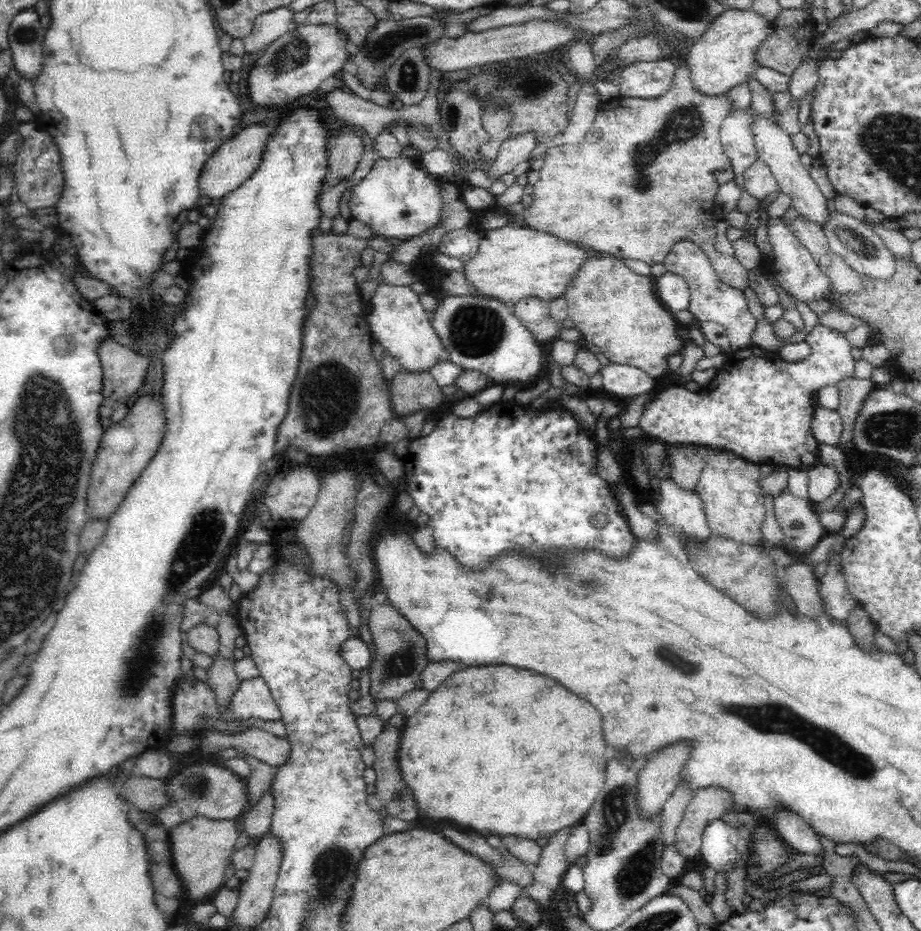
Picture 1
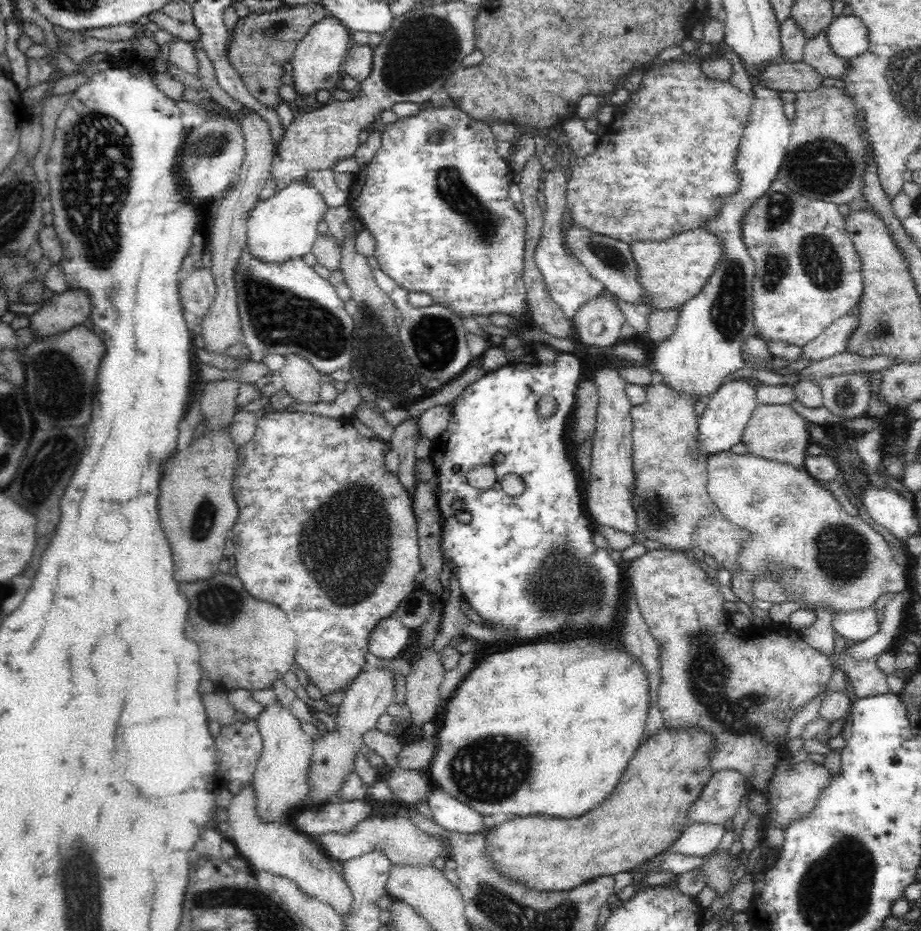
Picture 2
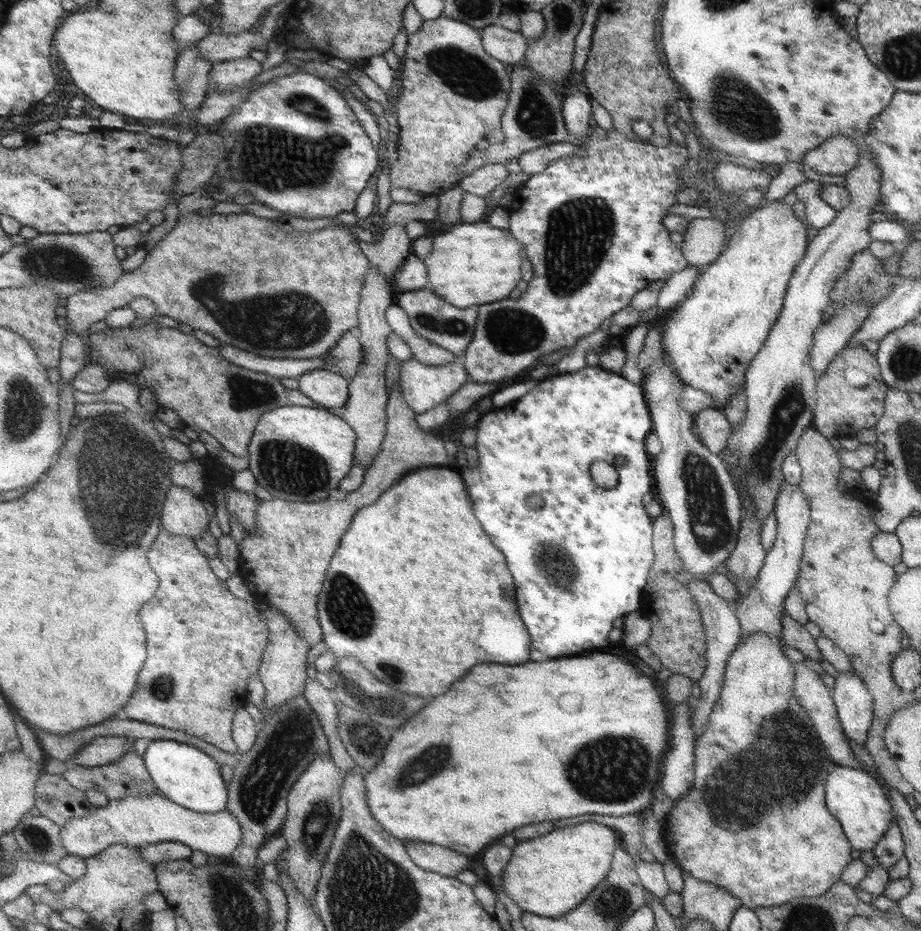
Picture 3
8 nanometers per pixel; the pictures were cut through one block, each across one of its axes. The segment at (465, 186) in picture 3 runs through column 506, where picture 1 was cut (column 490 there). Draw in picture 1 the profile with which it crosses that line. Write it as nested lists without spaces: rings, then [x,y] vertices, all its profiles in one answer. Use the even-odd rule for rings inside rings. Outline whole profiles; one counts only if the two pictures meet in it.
[[[522,132],[510,137],[500,145],[491,169],[487,171],[488,176],[496,181],[501,174],[512,173],[517,164],[530,160],[530,154],[536,148],[536,142],[533,132]]]

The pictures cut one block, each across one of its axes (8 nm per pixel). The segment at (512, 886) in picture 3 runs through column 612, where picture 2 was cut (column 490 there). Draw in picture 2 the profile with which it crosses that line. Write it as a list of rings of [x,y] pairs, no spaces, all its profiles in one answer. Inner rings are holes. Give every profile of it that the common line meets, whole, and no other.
[[[664,724],[662,728],[659,728],[657,732],[654,732],[652,736],[649,736],[648,739],[641,743],[627,764],[626,770],[623,772],[616,788],[595,809],[572,819],[555,818],[548,815],[530,815],[516,817],[515,819],[511,817],[511,821],[509,818],[507,822],[502,822],[499,819],[498,825],[489,831],[485,831],[486,850],[492,866],[495,867],[499,874],[503,875],[503,878],[510,879],[514,883],[525,884],[532,890],[566,891],[599,876],[618,876],[621,872],[630,872],[636,867],[654,860],[656,856],[662,855],[666,849],[669,849],[678,840],[682,831],[690,824],[689,808],[700,798],[703,788],[708,784],[714,773],[708,762],[708,753],[711,752],[712,746],[711,738],[709,731],[700,730],[698,727],[678,727],[676,730],[671,730]]]

